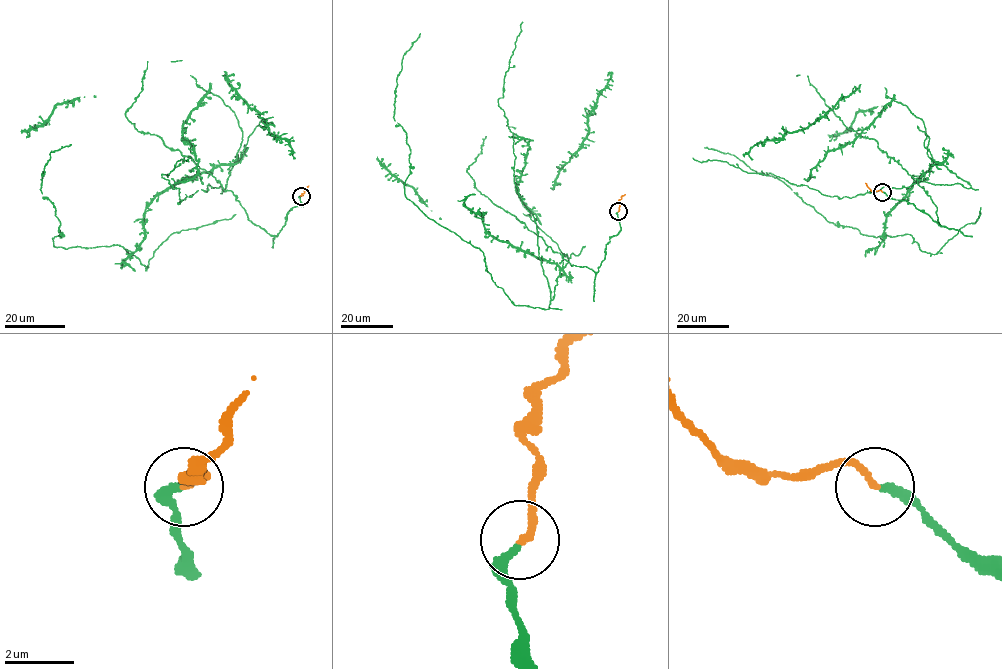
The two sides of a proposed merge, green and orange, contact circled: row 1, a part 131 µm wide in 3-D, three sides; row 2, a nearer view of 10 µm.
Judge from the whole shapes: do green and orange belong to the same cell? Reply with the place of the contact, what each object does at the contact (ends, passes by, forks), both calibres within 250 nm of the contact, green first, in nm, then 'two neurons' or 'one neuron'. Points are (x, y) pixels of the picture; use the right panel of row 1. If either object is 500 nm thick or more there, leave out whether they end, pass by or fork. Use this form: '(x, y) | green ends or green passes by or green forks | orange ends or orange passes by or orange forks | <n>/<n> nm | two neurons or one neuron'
(882, 192) | green ends | orange ends | 260/190 nm | one neuron

